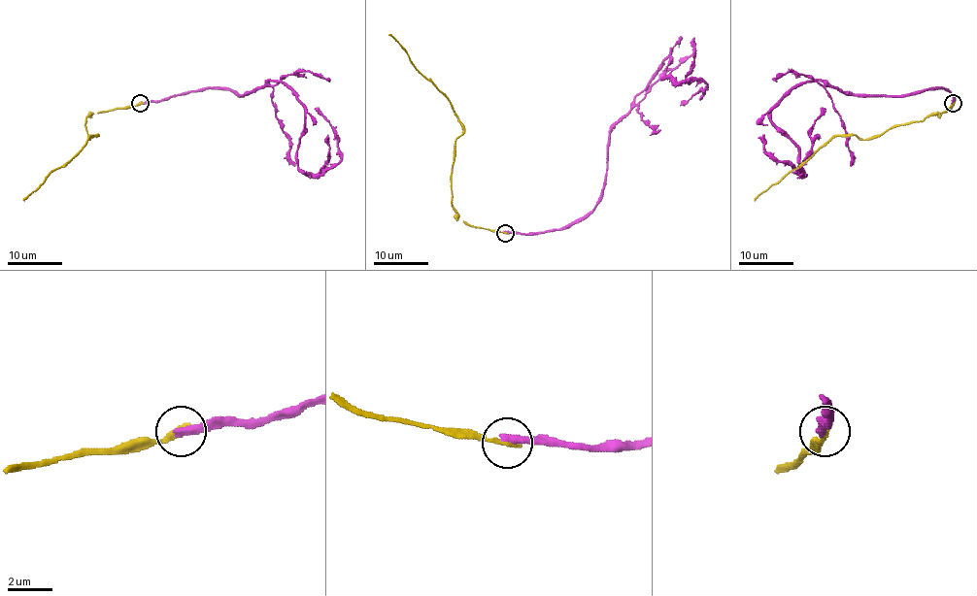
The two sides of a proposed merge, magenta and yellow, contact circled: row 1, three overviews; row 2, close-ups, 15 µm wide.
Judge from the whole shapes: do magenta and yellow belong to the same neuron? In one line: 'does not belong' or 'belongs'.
does not belong

